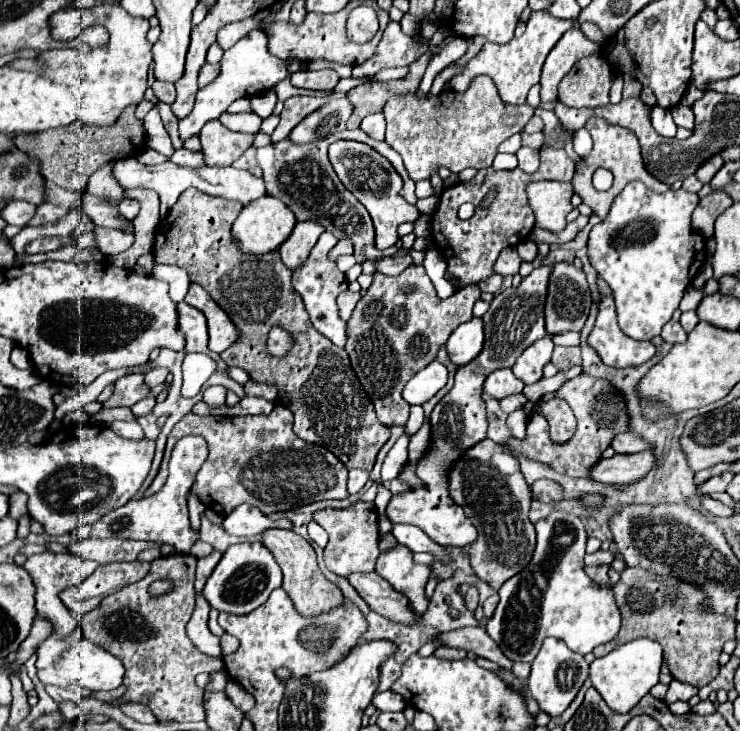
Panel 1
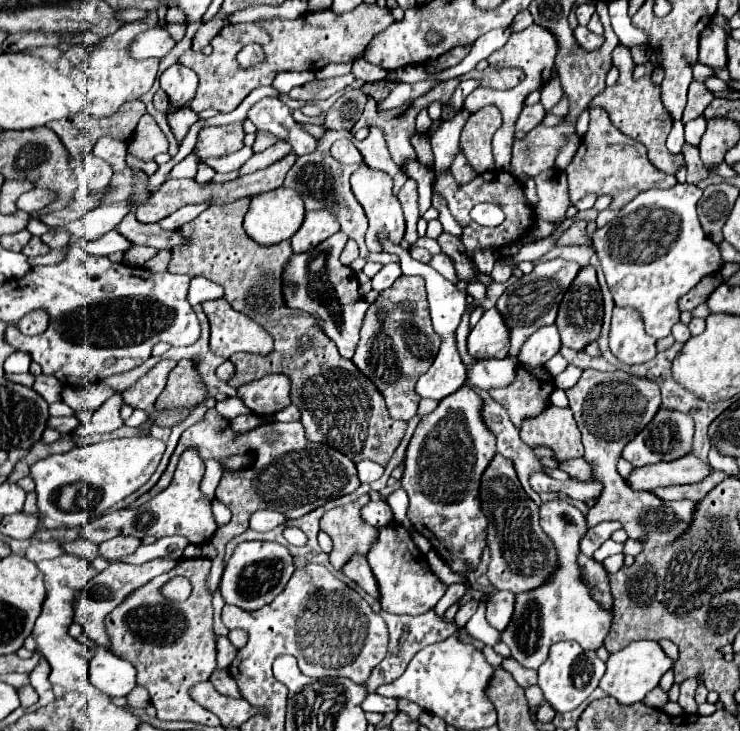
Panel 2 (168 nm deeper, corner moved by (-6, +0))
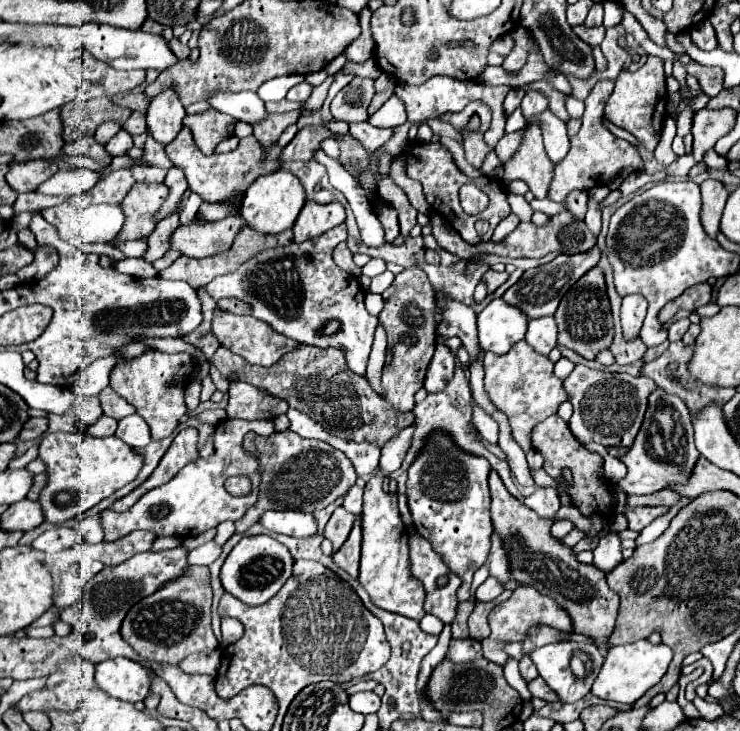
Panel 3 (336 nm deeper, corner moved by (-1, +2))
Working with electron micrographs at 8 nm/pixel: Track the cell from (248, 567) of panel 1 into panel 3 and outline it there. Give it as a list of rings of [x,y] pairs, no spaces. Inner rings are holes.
[[[253,535],[253,537],[243,537],[233,547],[221,569],[221,581],[225,591],[235,595],[239,601],[247,605],[261,605],[269,601],[291,577],[291,567],[293,567],[293,557],[285,545],[281,545],[269,535]]]

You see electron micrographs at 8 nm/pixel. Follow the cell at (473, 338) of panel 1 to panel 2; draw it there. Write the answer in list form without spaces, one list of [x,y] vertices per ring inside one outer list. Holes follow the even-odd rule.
[[[488,309],[468,335],[468,353],[474,359],[504,359],[508,353],[508,329],[496,309]]]

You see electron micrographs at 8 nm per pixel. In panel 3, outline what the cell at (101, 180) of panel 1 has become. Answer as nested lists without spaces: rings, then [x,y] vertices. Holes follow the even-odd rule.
[[[105,121],[105,125],[99,125],[99,127],[97,127],[95,139],[97,139],[101,145],[105,145],[119,129],[121,129],[119,123],[115,123],[115,121]]]

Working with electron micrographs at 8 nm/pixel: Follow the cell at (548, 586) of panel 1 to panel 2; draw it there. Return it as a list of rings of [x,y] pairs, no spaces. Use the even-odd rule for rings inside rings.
[[[554,499],[540,505],[540,525],[556,547],[558,565],[540,587],[516,593],[514,615],[504,633],[500,633],[500,639],[510,647],[512,657],[522,667],[530,669],[538,669],[546,661],[548,649],[556,641],[572,639],[588,651],[600,649],[612,627],[612,609],[604,609],[600,607],[600,603],[596,603],[596,599],[592,599],[590,587],[584,585],[580,575],[580,539],[588,533],[586,517],[582,515],[582,511],[566,501]]]

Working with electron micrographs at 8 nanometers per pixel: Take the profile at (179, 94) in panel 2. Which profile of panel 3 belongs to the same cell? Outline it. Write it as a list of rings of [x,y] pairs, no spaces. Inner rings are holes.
[[[165,89],[161,95],[157,95],[147,111],[147,127],[151,137],[167,145],[179,135],[179,129],[183,127],[185,107],[179,103],[177,93],[173,89]]]

